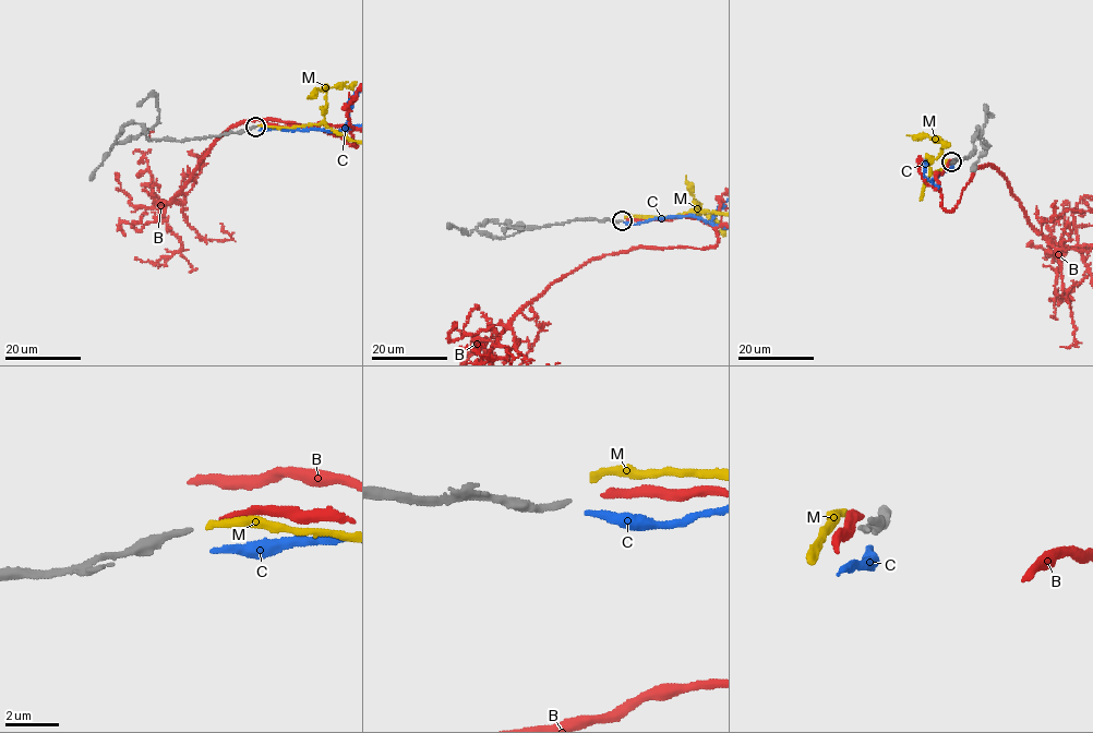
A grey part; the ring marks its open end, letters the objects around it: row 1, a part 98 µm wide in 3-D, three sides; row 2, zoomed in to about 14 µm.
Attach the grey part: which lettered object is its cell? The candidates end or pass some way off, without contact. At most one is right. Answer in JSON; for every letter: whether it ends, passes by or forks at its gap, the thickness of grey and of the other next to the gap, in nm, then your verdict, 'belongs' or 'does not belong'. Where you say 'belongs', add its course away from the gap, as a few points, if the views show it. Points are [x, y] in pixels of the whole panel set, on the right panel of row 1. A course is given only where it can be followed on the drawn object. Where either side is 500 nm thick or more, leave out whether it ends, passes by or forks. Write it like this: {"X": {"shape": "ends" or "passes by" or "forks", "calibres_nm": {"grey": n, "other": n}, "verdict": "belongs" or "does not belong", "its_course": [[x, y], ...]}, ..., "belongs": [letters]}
{"B": {"shape": "ends", "calibres_nm": {"grey": 240, "other": 220}, "verdict": "belongs"}, "C": {"shape": "ends", "calibres_nm": {"grey": 240, "other": 240}, "verdict": "does not belong"}, "M": {"shape": "ends", "calibres_nm": {"grey": 240, "other": 240}, "verdict": "does not belong"}, "belongs": ["B"]}

